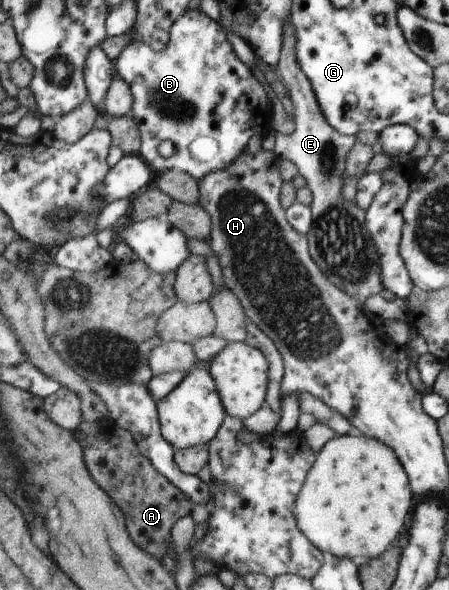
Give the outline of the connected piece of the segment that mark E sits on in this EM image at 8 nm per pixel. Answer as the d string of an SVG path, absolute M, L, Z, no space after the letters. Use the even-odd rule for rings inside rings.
M291 24L285 25L281 62L277 62L275 68L279 74L279 79L287 88L291 104L293 104L292 119L295 130L287 135L277 132L274 135L272 150L273 153L279 154L281 159L289 160L295 165L297 173L305 180L305 187L311 192L312 200L308 206L311 225L305 235L308 239L308 254L315 260L315 264L320 268L321 272L340 290L343 290L345 294L353 295L353 298L357 298L357 306L361 306L361 310L364 310L365 298L371 296L371 294L381 293L383 282L381 282L381 274L379 274L379 252L377 252L377 246L375 246L373 238L369 236L369 232L365 227L366 211L361 210L355 202L345 200L341 196L345 160L348 158L348 150L357 142L357 139L354 135L338 134L324 118L319 103L316 102L315 91L312 90L312 85L305 78L304 72L300 70L300 66L296 62L296 31L293 30Z

